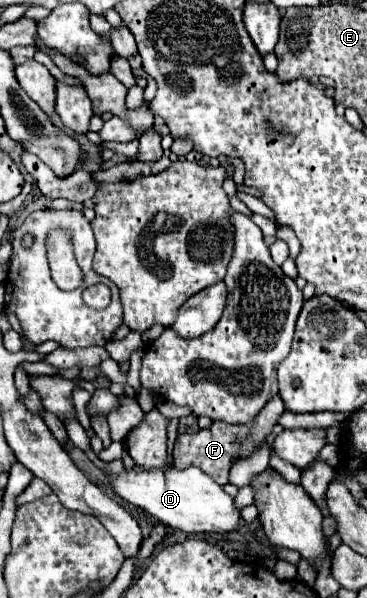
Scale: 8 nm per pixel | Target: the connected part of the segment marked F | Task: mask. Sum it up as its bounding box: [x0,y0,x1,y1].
[173,396,285,486]

